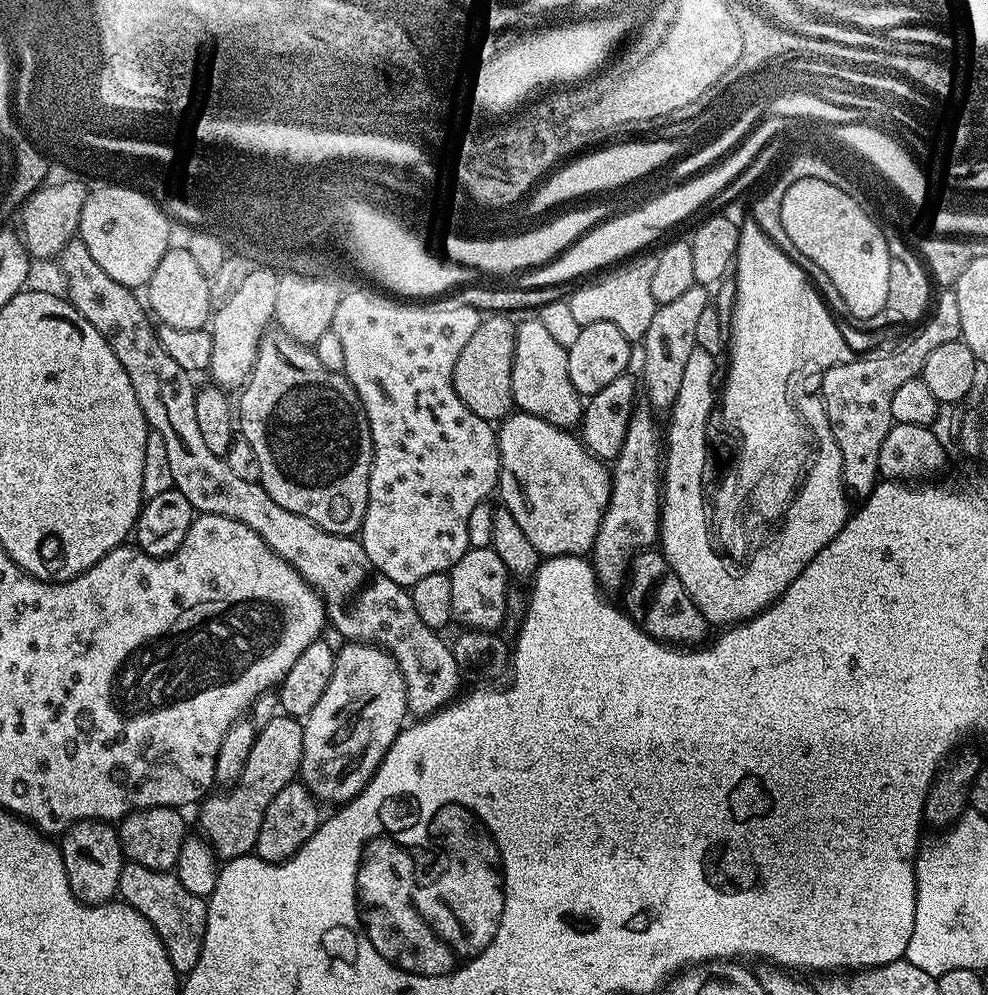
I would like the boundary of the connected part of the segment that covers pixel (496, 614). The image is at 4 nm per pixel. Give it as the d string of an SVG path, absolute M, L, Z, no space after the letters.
M491 546L486 548L469 547L462 558L450 569L450 587L453 594L452 615L468 630L496 630L508 612L508 580L510 574L494 554Z

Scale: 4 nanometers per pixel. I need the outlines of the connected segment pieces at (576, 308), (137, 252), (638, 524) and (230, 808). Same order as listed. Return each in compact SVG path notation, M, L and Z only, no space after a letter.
M648 254L633 255L627 262L609 267L603 275L596 278L601 280L596 280L593 284L581 283L576 286L581 288L571 289L566 305L568 304L568 316L576 326L590 322L614 322L614 326L618 326L618 330L622 330L628 340L643 341L658 307L653 293L653 275L654 269L658 267L658 258L655 254L644 255Z
M120 182L112 183L109 188L96 188L93 192L91 189L85 195L78 238L86 250L90 250L94 262L98 262L114 282L140 290L148 285L154 270L158 270L158 262L162 262L169 250L172 224L161 205L146 193L136 188L123 188Z
M647 406L633 407L628 415L626 438L622 442L622 450L618 450L615 460L611 461L612 489L610 502L604 516L600 519L600 529L596 541L592 543L590 563L596 571L596 582L601 589L625 587L632 557L638 552L651 548L657 543L660 534L660 501L662 499L662 428L656 425L657 417L653 409Z
M276 715L266 726L258 729L254 750L250 750L250 758L246 758L246 770L242 770L242 778L227 789L224 796L209 795L199 805L199 835L208 841L212 851L221 861L227 862L239 856L249 855L258 842L258 830L262 830L262 818L266 818L266 806L274 802L274 794L282 790L282 786L293 783L297 779L302 762L303 723L295 716Z

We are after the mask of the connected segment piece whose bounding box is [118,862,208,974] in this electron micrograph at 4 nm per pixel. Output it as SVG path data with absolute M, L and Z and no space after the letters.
M131 862L122 866L118 886L119 899L138 910L138 914L142 914L142 918L154 926L158 938L162 938L176 973L187 974L194 970L194 966L198 966L198 954L202 954L202 942L206 938L208 905L205 897L190 894L190 890L182 886L175 871L159 872Z

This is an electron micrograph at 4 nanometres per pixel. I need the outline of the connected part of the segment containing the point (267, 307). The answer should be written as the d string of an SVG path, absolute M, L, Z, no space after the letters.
M256 266L246 274L243 285L225 307L213 311L210 317L212 333L211 383L221 390L236 390L247 384L248 375L258 354L260 340L273 323L276 311L274 301L278 295L280 276L277 269Z

